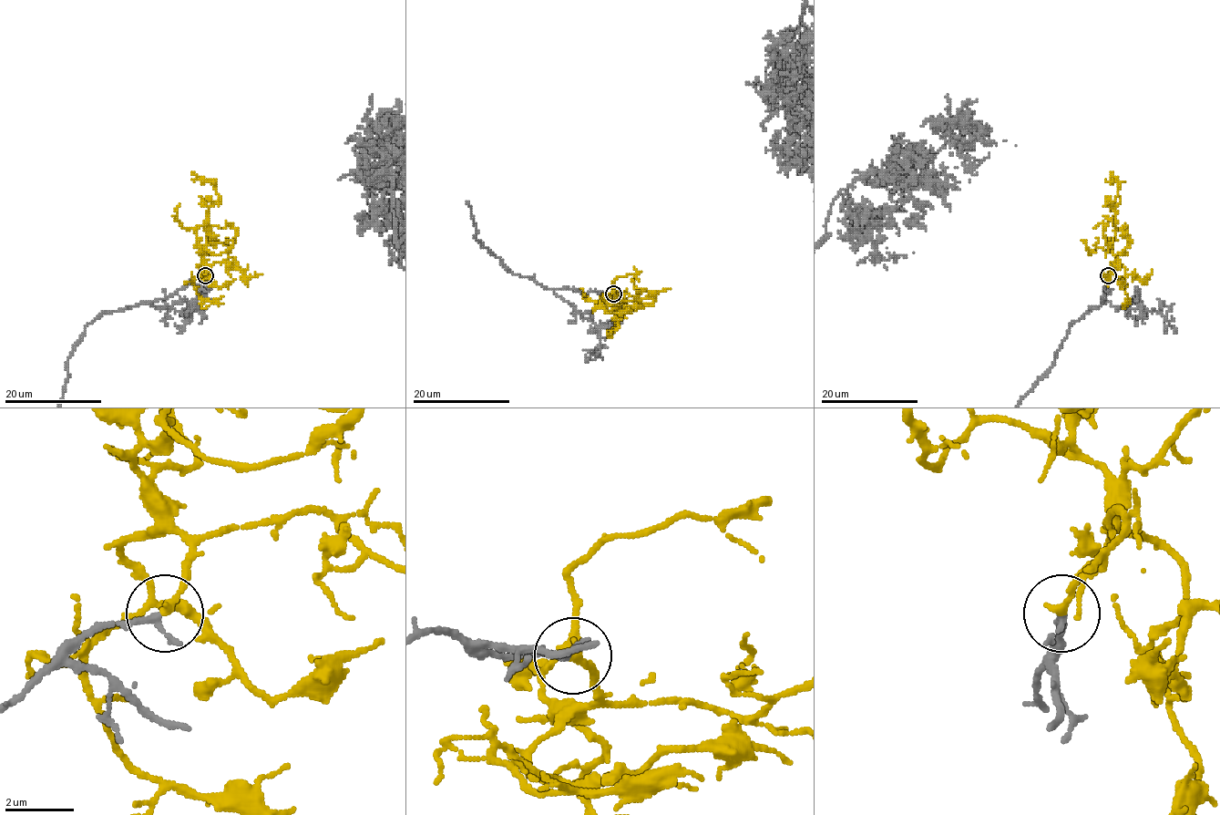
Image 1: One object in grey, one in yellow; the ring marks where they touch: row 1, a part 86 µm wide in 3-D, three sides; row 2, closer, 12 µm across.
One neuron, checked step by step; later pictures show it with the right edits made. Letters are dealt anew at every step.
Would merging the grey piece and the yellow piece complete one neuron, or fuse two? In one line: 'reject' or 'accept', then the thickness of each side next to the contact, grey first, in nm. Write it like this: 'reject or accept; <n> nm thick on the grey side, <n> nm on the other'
accept; 200 nm thick on the grey side, 220 nm on the other

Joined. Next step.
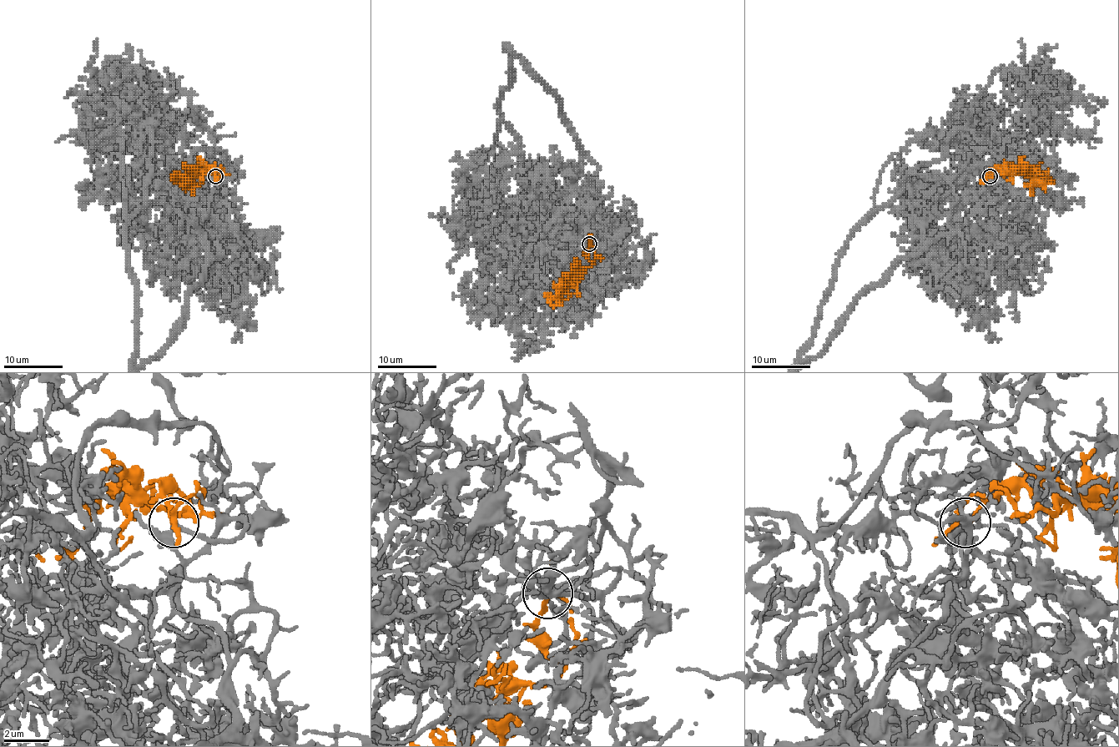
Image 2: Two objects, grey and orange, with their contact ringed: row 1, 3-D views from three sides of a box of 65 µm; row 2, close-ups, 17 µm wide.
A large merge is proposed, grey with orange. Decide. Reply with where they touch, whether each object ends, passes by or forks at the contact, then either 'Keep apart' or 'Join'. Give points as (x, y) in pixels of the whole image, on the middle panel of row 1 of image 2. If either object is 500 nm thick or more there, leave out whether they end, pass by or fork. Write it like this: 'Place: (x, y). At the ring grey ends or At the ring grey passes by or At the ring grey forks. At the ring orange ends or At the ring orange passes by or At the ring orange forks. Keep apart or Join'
Place: (589, 244). At the ring grey forks. At the ring orange forks. Join

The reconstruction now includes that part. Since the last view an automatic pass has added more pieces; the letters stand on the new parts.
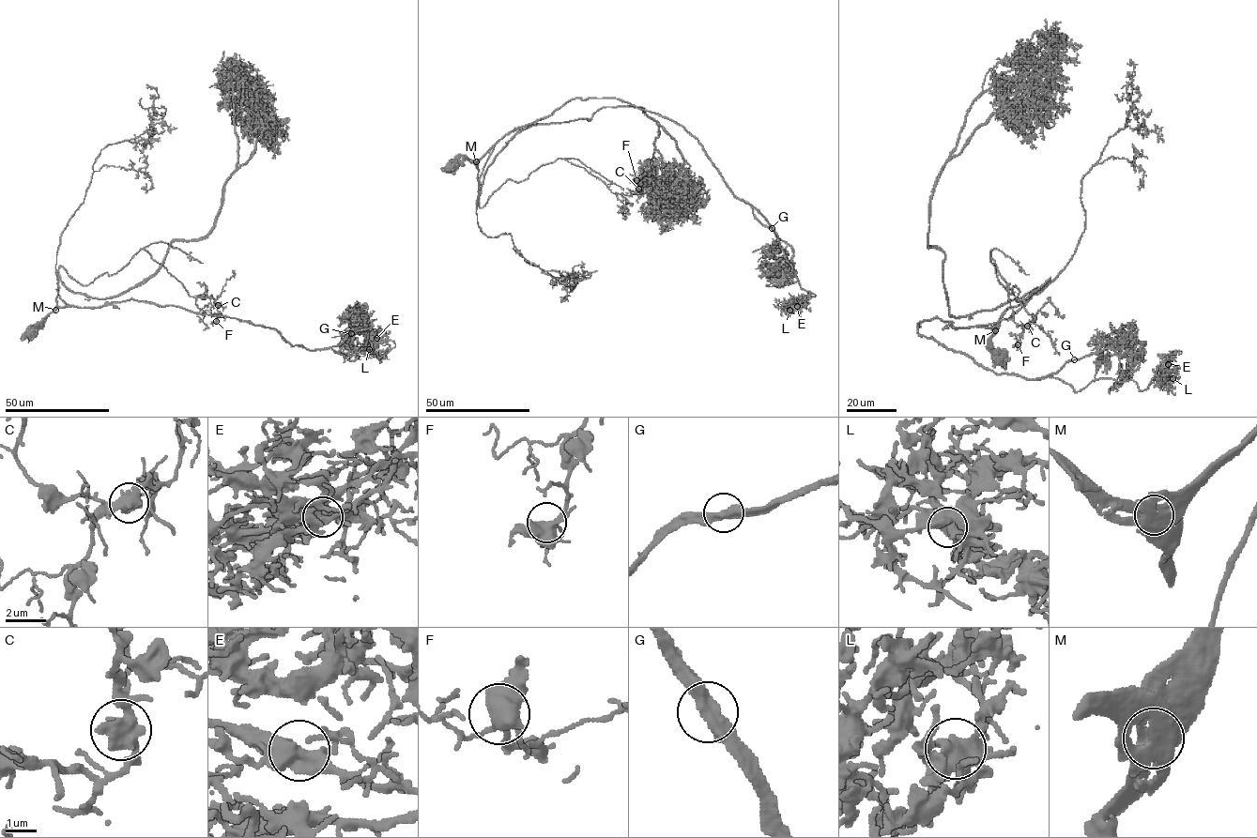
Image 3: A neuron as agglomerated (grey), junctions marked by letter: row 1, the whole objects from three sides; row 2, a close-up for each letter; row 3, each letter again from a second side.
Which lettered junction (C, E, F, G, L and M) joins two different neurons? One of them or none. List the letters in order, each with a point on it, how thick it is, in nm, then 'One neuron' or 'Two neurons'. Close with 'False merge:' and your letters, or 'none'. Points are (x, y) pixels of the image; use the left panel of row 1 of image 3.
C: Place: (218, 305). Thickness 480 nm. One neuron
E: Place: (376, 338). Thickness 440 nm. One neuron
F: Place: (216, 321). Thickness 440 nm. One neuron
G: Place: (351, 333). Thickness 480 nm. One neuron
L: Place: (369, 349). Thickness 440 nm. One neuron
M: Place: (55, 310). Thickness 440 nm. Two neurons
False merge: M

